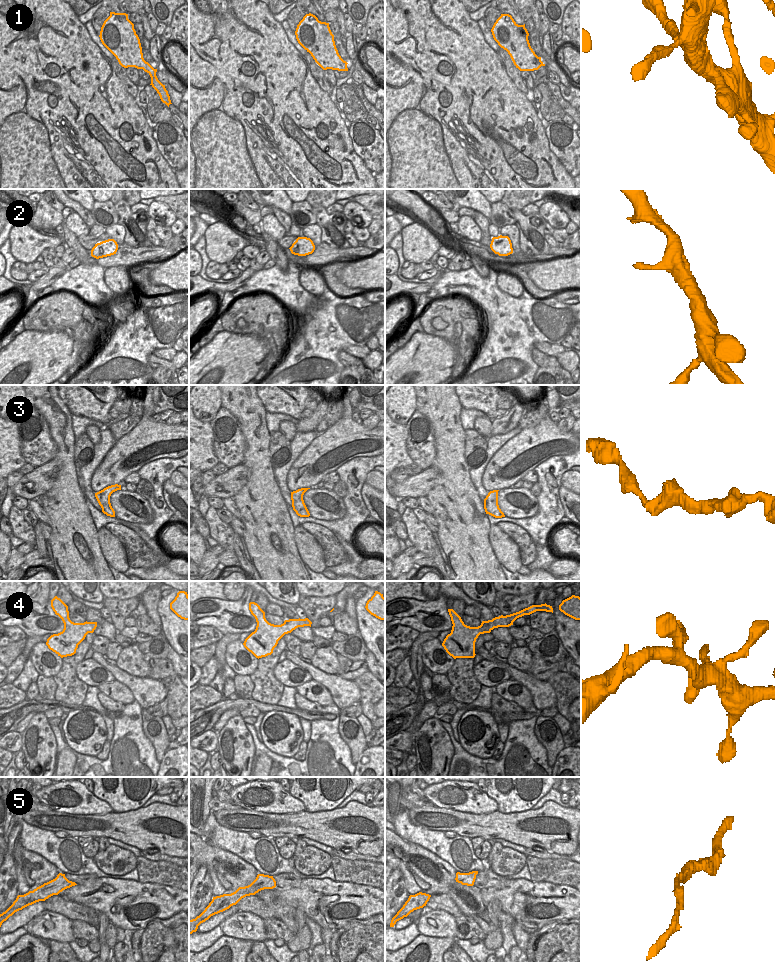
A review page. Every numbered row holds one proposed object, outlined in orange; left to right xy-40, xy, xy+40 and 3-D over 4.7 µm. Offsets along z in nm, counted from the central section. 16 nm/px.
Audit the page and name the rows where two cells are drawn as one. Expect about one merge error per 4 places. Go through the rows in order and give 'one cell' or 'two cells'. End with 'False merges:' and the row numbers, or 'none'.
1: one cell
2: one cell
3: one cell
4: one cell
5: one cell
False merges: none

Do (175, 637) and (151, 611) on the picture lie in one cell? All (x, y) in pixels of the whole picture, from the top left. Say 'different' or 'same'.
different

